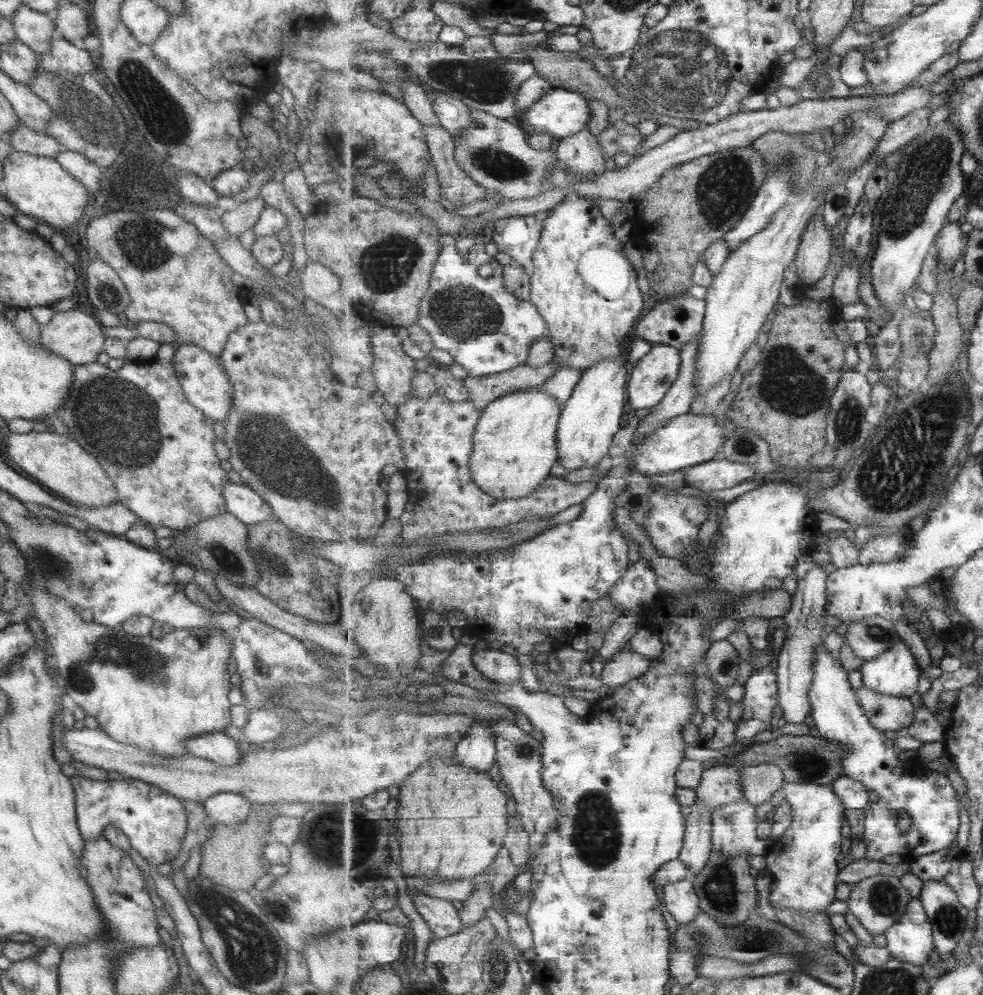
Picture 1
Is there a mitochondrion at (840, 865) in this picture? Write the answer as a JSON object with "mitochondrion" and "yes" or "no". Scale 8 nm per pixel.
{"mitochondrion":"no"}

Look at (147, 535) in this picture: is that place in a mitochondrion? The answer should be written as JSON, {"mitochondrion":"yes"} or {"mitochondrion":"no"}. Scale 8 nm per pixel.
{"mitochondrion":"no"}

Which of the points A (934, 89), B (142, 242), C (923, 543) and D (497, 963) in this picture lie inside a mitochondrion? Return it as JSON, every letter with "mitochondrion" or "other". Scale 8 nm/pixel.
{"A":"other","B":"mitochondrion","C":"other","D":"mitochondrion"}

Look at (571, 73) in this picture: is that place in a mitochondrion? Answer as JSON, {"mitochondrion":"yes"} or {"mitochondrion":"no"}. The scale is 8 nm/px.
{"mitochondrion":"no"}

